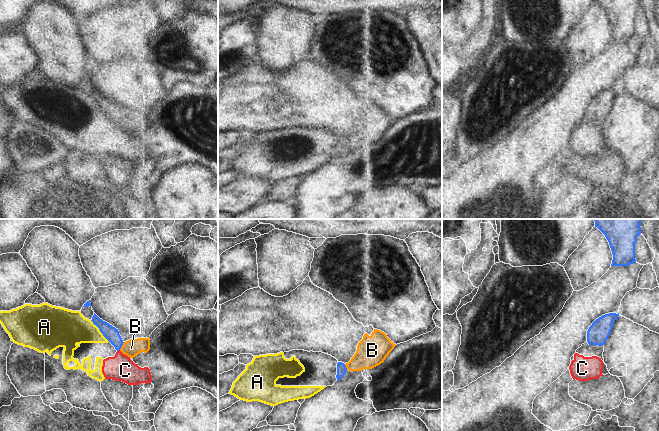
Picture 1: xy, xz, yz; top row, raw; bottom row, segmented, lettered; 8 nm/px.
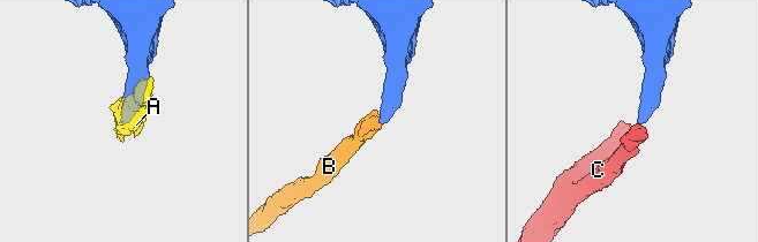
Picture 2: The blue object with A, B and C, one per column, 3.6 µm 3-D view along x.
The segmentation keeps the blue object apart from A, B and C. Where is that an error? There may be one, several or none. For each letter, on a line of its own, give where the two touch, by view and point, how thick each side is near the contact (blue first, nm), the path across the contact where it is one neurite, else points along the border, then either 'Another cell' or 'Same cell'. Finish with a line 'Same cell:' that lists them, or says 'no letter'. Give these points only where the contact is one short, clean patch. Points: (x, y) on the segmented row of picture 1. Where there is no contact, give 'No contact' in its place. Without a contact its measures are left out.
A: Touches blue at xy (100, 331). Thickness 110 nm (blue) against 280 nm. Boundary: xy (90, 320), (109, 341). Another cell
B: Touches blue at xy (121, 346). Thickness 110 nm (blue) against 140 nm. Path across: xy (109, 332), (121, 346), (131, 348). Same cell
C: Touches blue at xy (118, 350). Thickness 110 nm (blue) against 200 nm. Boundary: xy (119, 349), (117, 351). Another cell
Same cell: B.

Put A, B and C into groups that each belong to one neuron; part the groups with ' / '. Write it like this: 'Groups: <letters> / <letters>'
Groups: A C / B.

